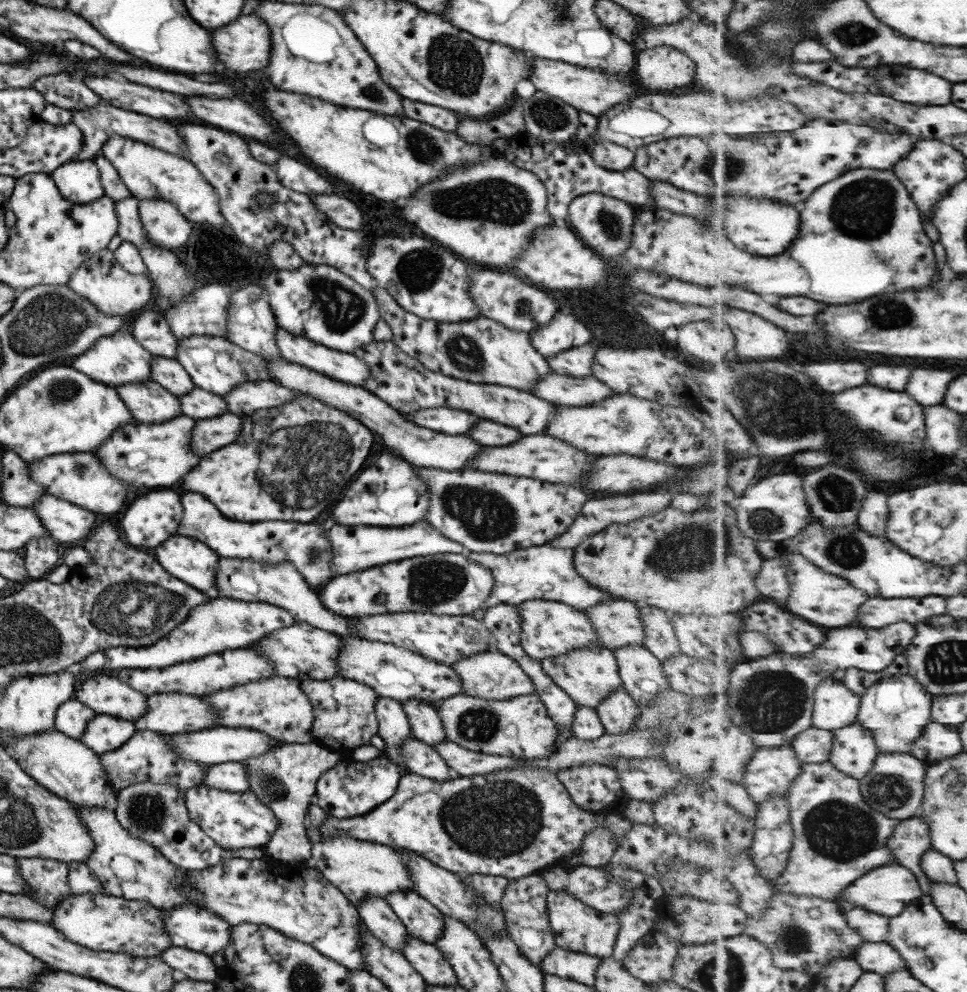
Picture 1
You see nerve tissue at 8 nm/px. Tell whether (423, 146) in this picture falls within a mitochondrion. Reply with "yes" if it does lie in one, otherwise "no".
yes

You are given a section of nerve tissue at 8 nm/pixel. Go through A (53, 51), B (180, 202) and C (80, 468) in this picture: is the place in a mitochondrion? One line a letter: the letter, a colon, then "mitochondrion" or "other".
A: other
B: other
C: mitochondrion

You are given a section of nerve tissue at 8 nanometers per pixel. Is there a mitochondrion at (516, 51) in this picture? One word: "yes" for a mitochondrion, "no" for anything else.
no

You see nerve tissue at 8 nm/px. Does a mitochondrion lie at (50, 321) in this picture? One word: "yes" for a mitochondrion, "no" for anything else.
yes

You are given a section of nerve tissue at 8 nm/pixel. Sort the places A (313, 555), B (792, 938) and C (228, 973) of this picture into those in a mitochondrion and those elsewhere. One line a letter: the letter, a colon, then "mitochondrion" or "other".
A: mitochondrion
B: mitochondrion
C: other

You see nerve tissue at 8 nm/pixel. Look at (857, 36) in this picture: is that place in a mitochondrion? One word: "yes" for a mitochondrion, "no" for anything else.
yes

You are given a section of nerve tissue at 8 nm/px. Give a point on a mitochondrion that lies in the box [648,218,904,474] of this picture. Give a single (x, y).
(773, 404)

